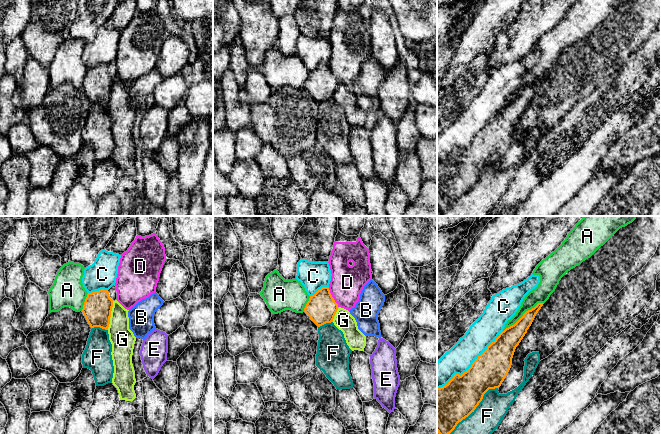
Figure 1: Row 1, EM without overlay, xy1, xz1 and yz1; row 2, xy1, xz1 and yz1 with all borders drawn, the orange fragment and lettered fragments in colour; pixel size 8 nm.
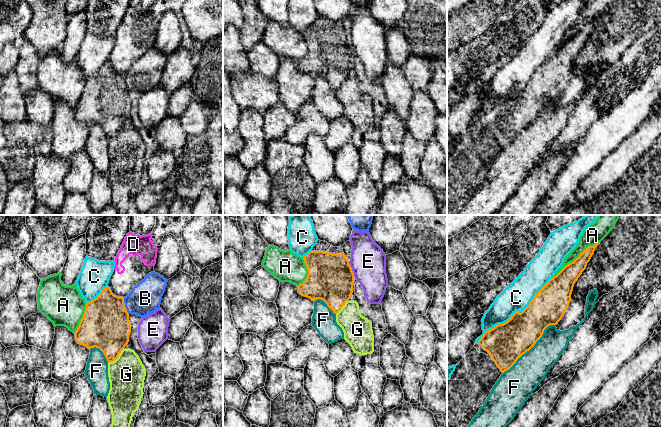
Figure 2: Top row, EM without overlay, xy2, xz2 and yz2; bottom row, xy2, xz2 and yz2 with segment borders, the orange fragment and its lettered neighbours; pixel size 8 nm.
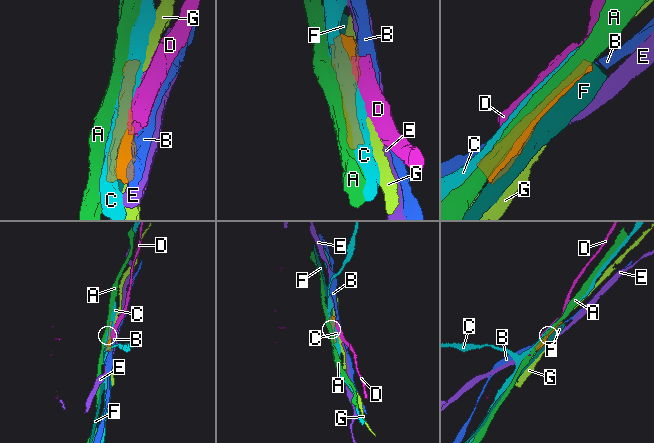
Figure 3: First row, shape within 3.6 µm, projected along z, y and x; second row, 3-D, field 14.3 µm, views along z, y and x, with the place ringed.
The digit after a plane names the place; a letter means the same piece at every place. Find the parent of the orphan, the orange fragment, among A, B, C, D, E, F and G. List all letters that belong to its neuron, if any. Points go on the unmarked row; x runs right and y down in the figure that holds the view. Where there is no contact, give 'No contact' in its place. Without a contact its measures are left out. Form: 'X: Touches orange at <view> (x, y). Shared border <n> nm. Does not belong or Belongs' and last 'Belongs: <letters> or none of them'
A: Touches orange at yz2 (576, 34). Shared border 480 nm. Does not belong
B: Touches orange at xy2 (124, 82). Shared border 140 nm. Does not belong
C: Touches orange at yz2 (515, 88). Shared border 800 nm. Does not belong
D: Touches orange at xz1 (332, 73). Shared border 190 nm. Does not belong
E: Touches orange at xz2 (351, 45). Shared border 140 nm. Does not belong
F: Touches orange at yz1 (471, 188). Shared border 600 nm. Does not belong
G: Touches orange at xy1 (110, 91). Shared border 240 nm. Does not belong
Belongs: none of them

